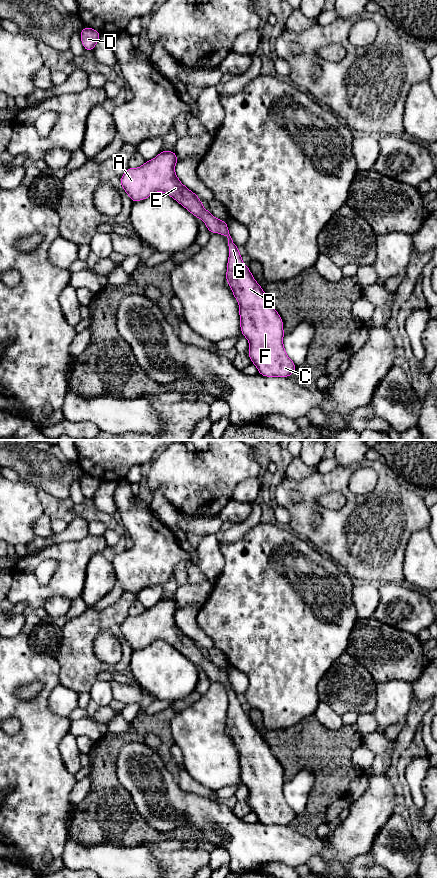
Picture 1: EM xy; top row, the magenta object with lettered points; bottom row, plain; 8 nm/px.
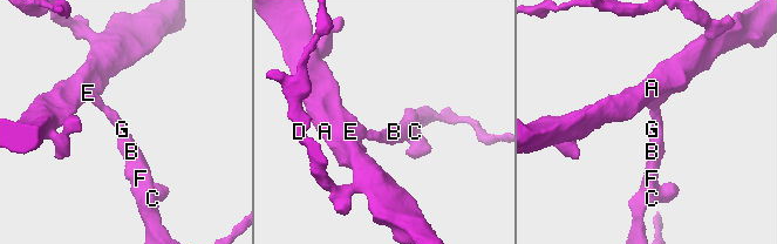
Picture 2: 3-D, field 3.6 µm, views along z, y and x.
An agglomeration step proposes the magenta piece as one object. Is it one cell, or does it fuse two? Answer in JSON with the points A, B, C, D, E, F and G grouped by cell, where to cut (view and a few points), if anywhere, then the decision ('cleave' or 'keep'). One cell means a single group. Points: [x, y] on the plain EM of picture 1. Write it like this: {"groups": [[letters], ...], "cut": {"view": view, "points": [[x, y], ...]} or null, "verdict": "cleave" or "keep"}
{"groups": [["A", "B", "C", "D", "E", "F", "G"]], "cut": null, "verdict": "keep"}

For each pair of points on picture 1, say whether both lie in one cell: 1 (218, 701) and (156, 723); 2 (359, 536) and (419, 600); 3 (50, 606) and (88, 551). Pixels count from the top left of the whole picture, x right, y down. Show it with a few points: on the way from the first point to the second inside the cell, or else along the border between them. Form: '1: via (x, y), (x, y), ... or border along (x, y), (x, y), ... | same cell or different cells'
1: border along (175, 714), (171, 720), (173, 741) | different cells
2: border along (404, 583), (380, 584) | different cells
3: border along (71, 600), (65, 597), (51, 596), (43, 606) | different cells

